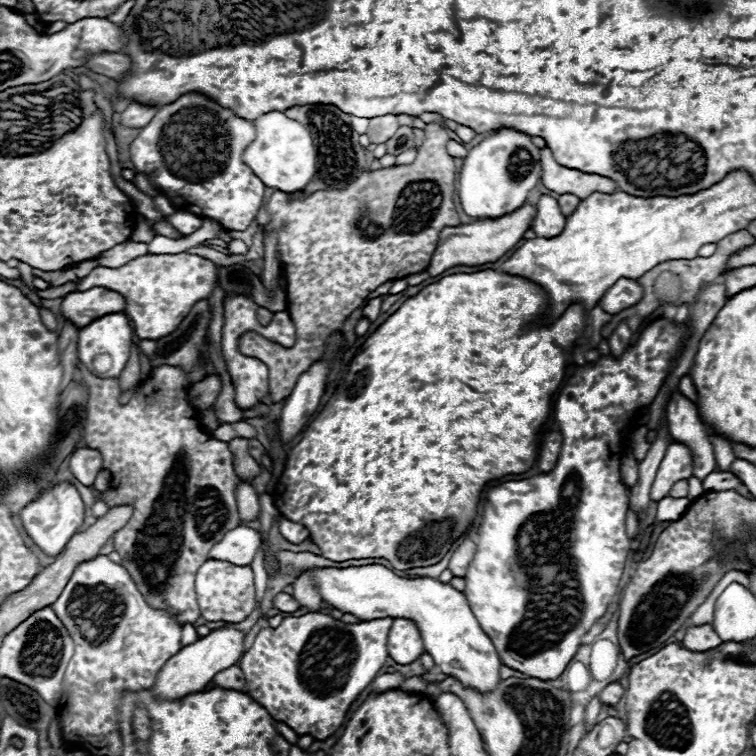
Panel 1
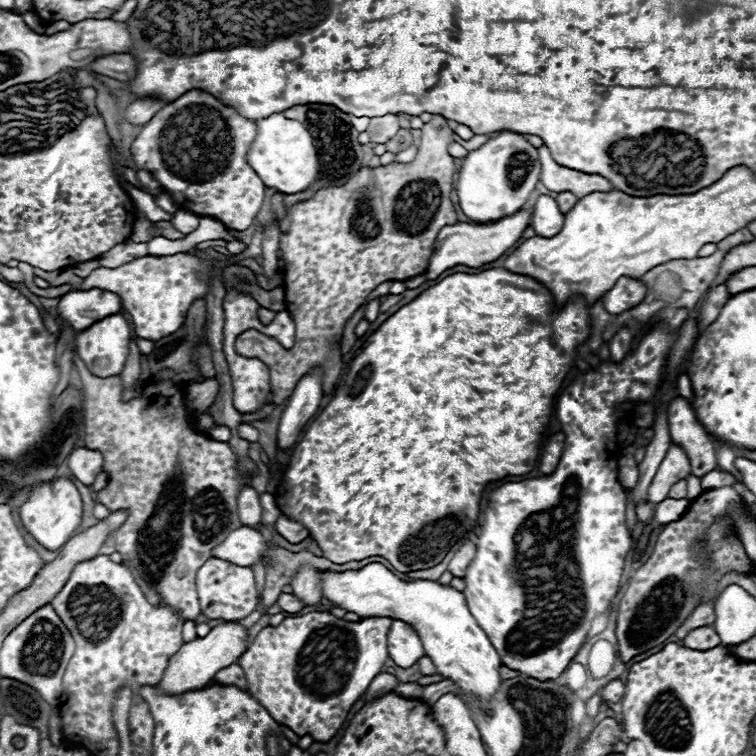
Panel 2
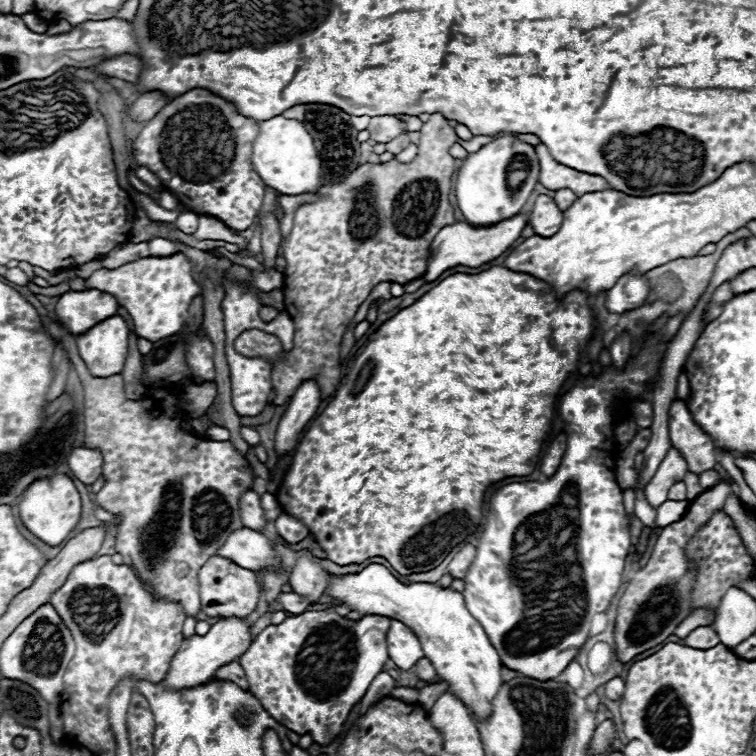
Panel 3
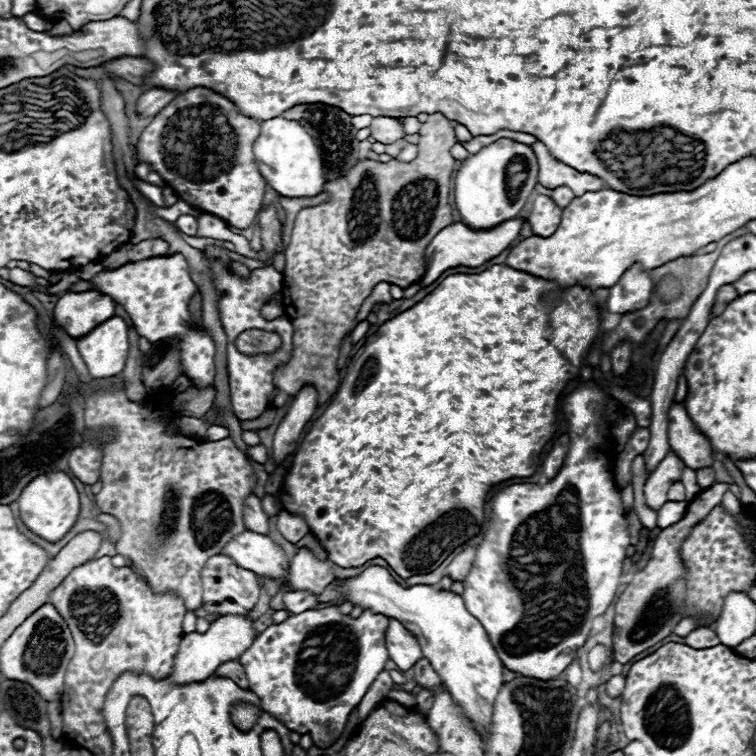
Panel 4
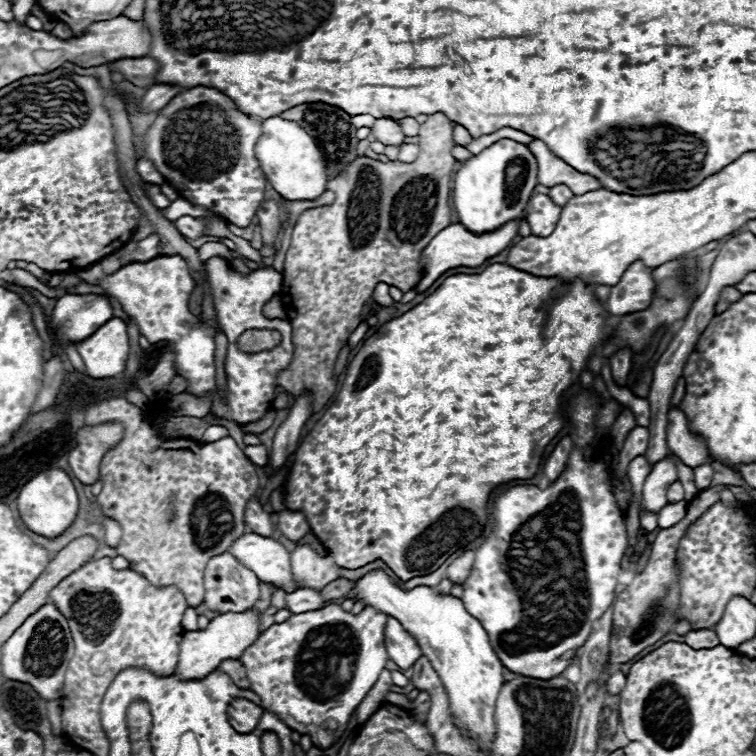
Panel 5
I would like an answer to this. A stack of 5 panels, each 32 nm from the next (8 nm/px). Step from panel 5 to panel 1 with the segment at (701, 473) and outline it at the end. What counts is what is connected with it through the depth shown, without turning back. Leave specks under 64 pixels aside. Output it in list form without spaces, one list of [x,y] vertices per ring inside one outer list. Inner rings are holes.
[[[710,472],[702,480],[704,490],[736,490],[740,484],[740,478],[736,478],[730,472]]]

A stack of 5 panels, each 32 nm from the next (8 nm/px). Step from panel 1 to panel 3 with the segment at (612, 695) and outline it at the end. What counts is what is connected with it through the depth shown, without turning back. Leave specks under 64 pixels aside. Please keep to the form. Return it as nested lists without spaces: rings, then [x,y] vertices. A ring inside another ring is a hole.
[[[620,676],[612,678],[612,680],[606,682],[604,686],[606,686],[606,696],[608,696],[610,700],[618,700],[618,698],[624,694],[624,680],[622,680]]]

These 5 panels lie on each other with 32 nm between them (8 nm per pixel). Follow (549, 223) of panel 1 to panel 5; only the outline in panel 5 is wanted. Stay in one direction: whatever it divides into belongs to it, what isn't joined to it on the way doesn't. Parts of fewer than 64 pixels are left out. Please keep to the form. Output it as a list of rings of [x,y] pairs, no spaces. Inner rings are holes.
[[[536,194],[530,200],[530,210],[524,216],[524,220],[530,224],[530,230],[534,236],[548,236],[552,234],[558,218],[560,218],[560,206],[554,204],[546,194]]]

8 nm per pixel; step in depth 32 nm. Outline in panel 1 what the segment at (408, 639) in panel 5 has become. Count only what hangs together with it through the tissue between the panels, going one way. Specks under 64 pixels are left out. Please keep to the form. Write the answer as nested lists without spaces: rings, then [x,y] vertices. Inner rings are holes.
[[[396,618],[388,632],[388,654],[398,664],[412,664],[424,654],[422,638],[414,622]]]

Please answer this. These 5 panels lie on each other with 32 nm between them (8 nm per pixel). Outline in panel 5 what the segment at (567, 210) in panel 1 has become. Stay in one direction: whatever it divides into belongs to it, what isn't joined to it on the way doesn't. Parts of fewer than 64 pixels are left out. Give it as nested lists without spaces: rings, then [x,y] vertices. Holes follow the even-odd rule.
[[[558,184],[558,186],[552,186],[552,188],[550,188],[548,196],[550,196],[550,198],[552,198],[552,202],[556,202],[558,206],[564,206],[564,204],[568,202],[568,198],[572,198],[574,194],[570,192],[570,188],[568,188],[568,186]]]

